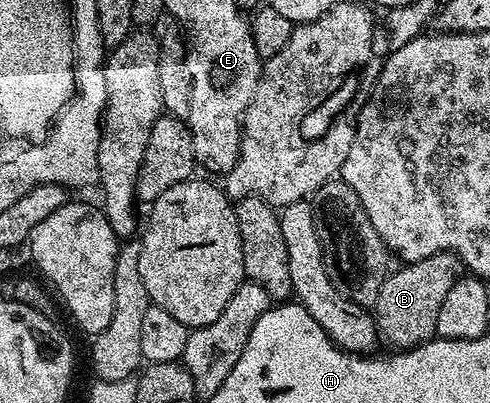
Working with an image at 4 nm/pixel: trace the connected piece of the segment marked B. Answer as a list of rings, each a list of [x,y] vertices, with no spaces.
[[[437,252],[428,258],[420,258],[411,264],[403,263],[387,275],[380,294],[372,305],[375,325],[383,341],[394,344],[395,349],[415,348],[417,344],[427,344],[436,336],[436,318],[448,290],[458,280],[463,271],[461,262],[452,252]]]

